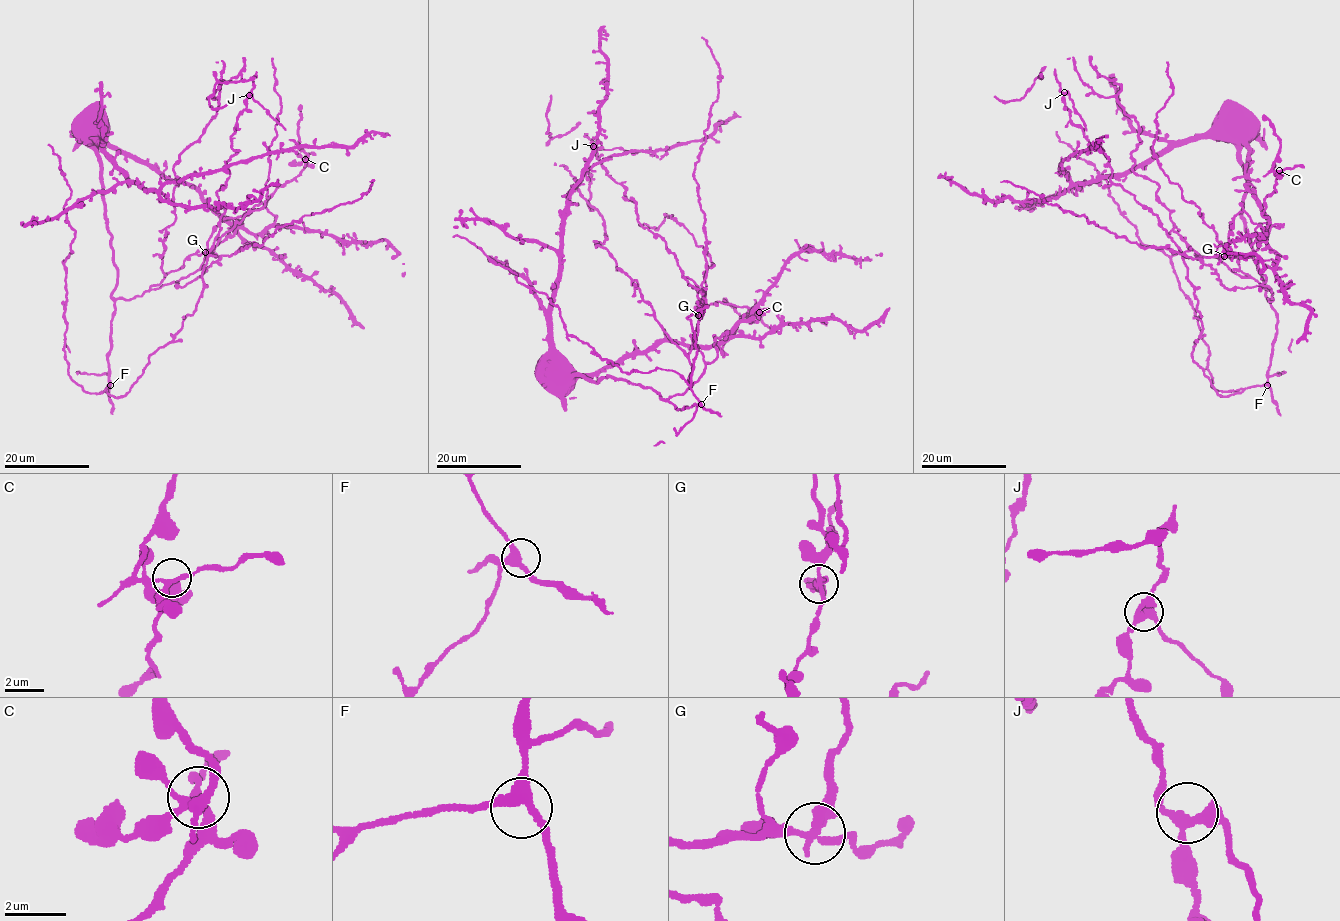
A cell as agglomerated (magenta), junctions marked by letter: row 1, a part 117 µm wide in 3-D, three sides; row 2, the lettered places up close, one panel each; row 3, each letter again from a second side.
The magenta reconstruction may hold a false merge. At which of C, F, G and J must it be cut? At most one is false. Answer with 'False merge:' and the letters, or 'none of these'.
False merge: G

